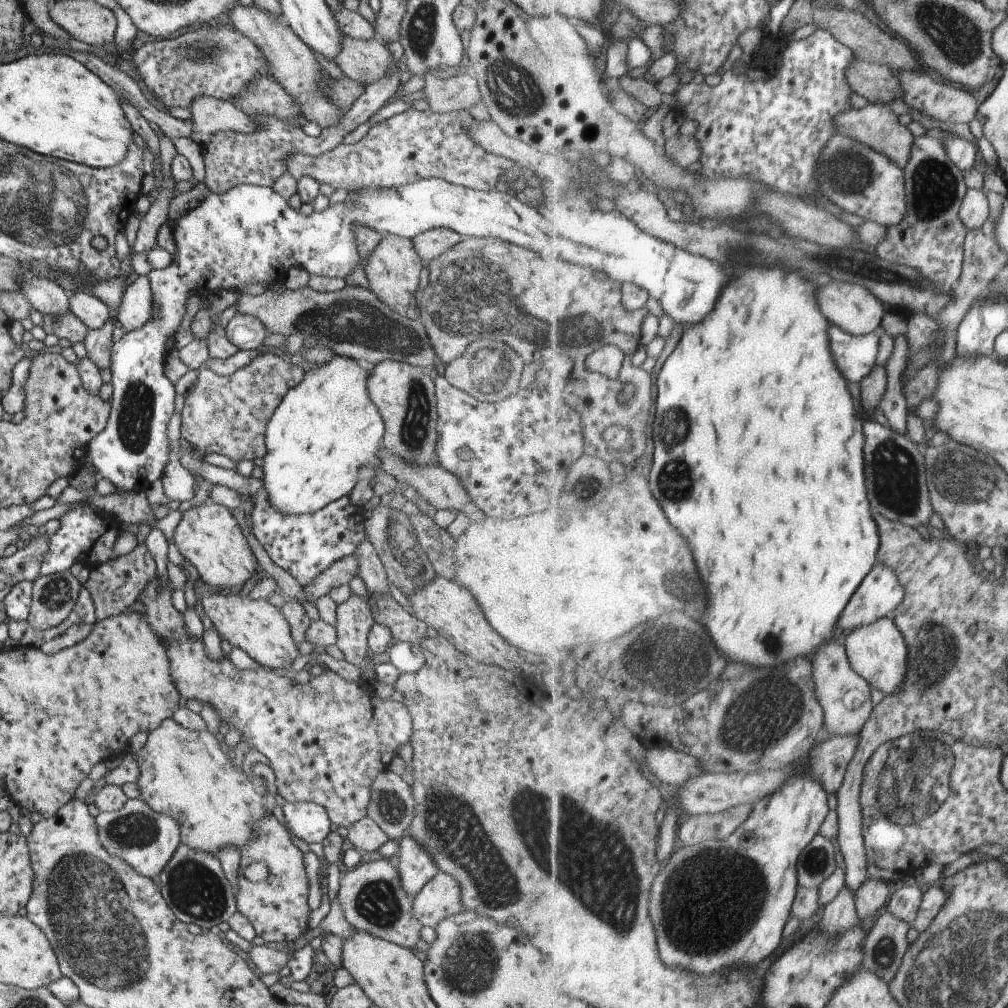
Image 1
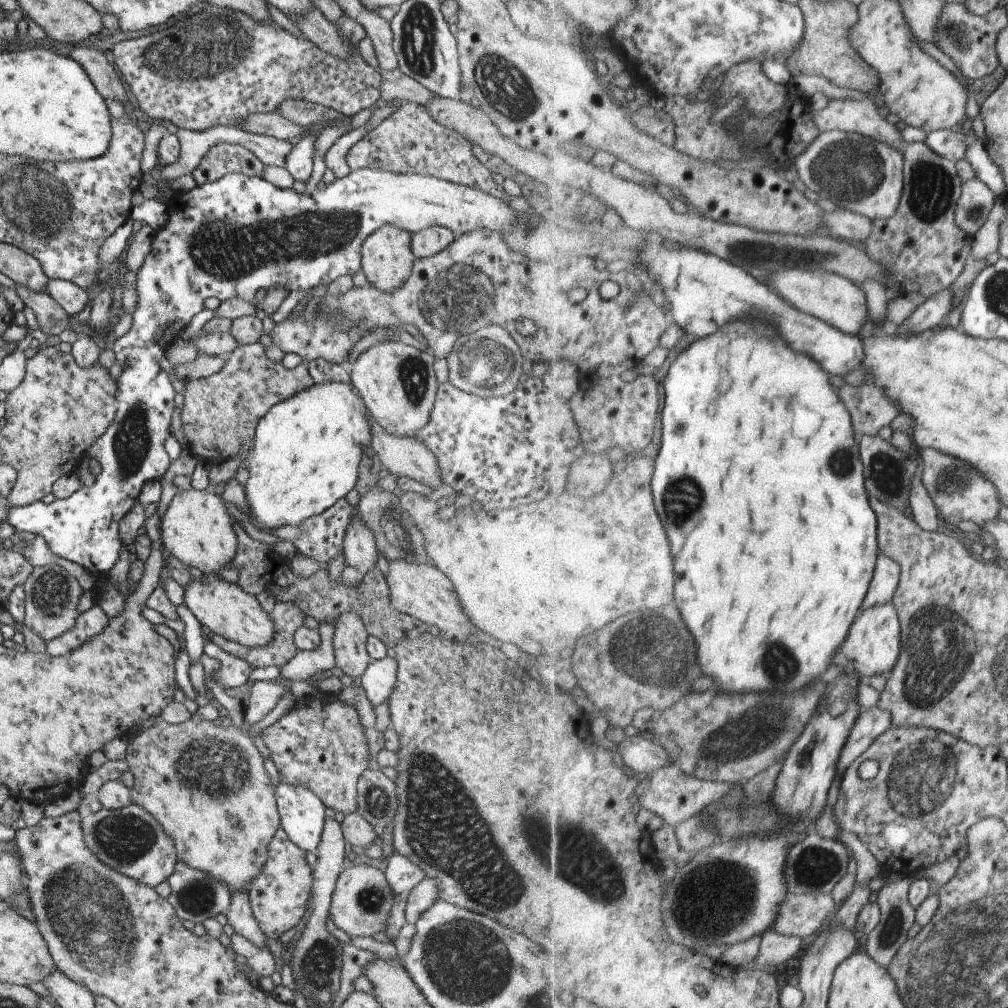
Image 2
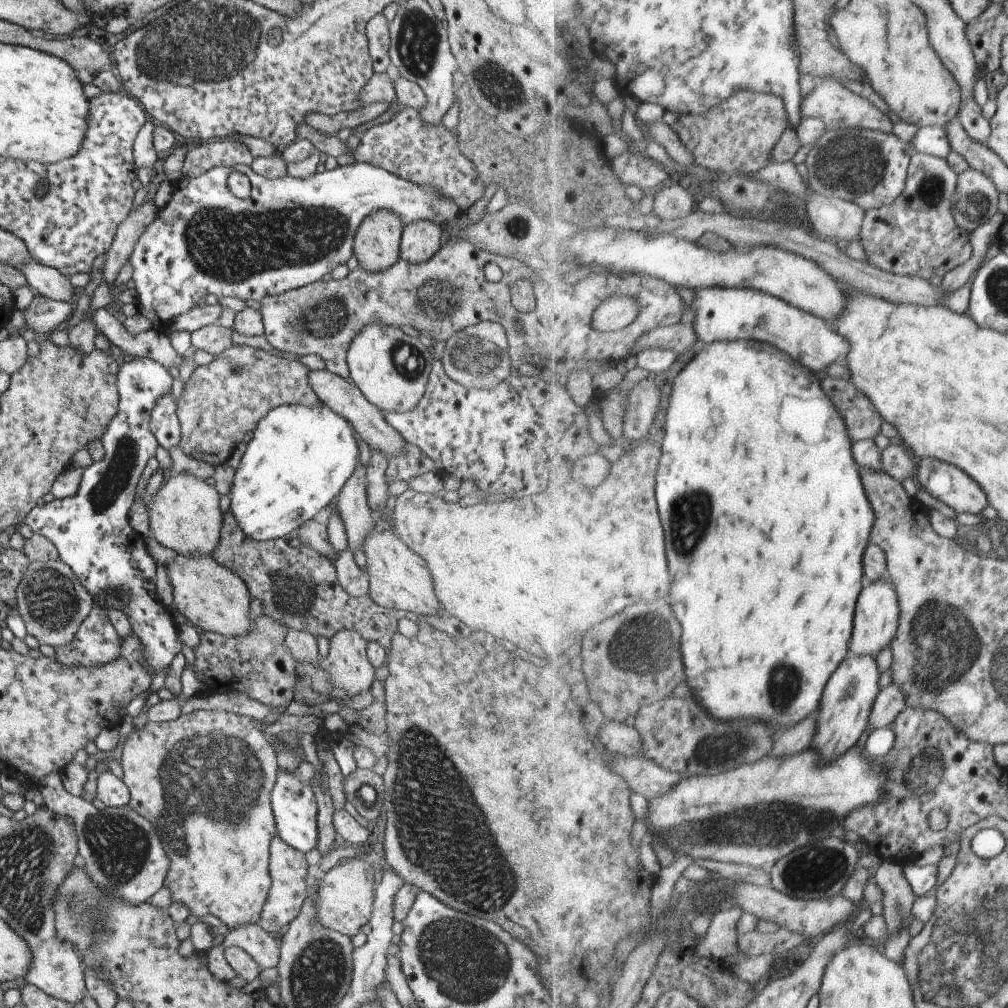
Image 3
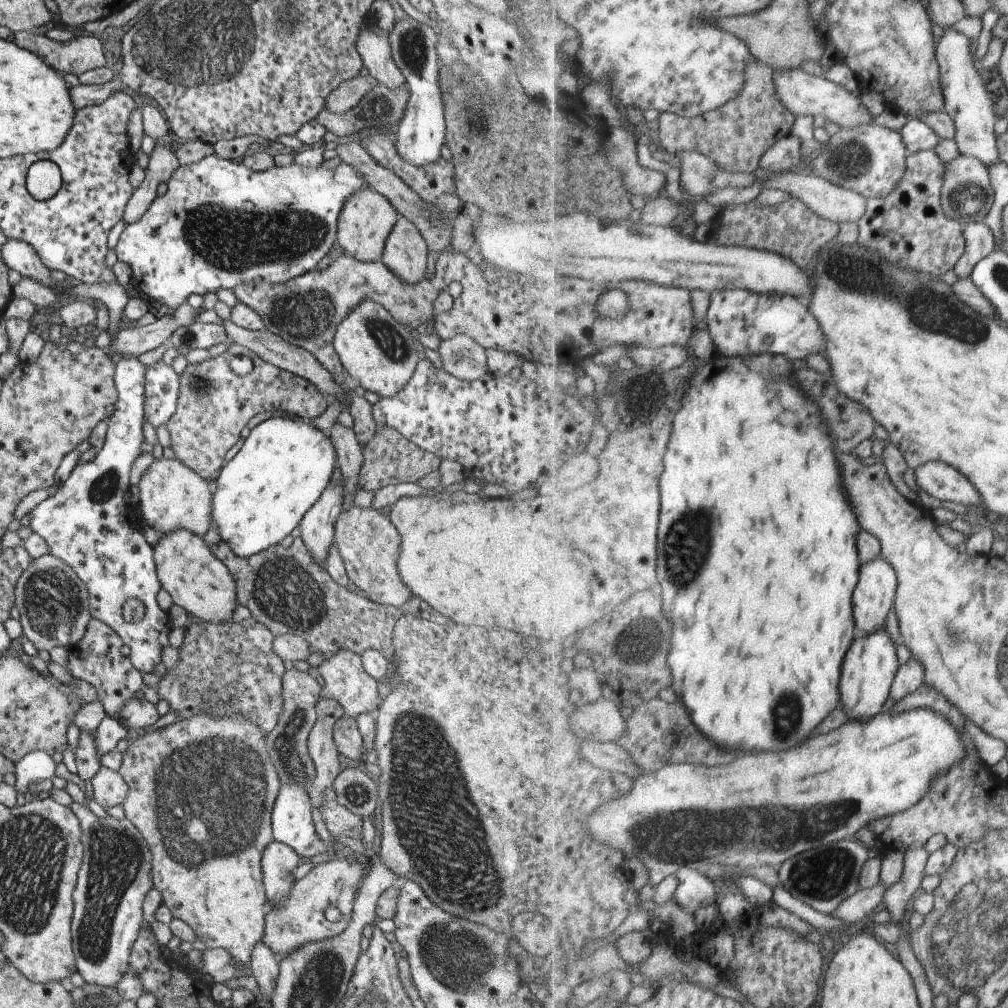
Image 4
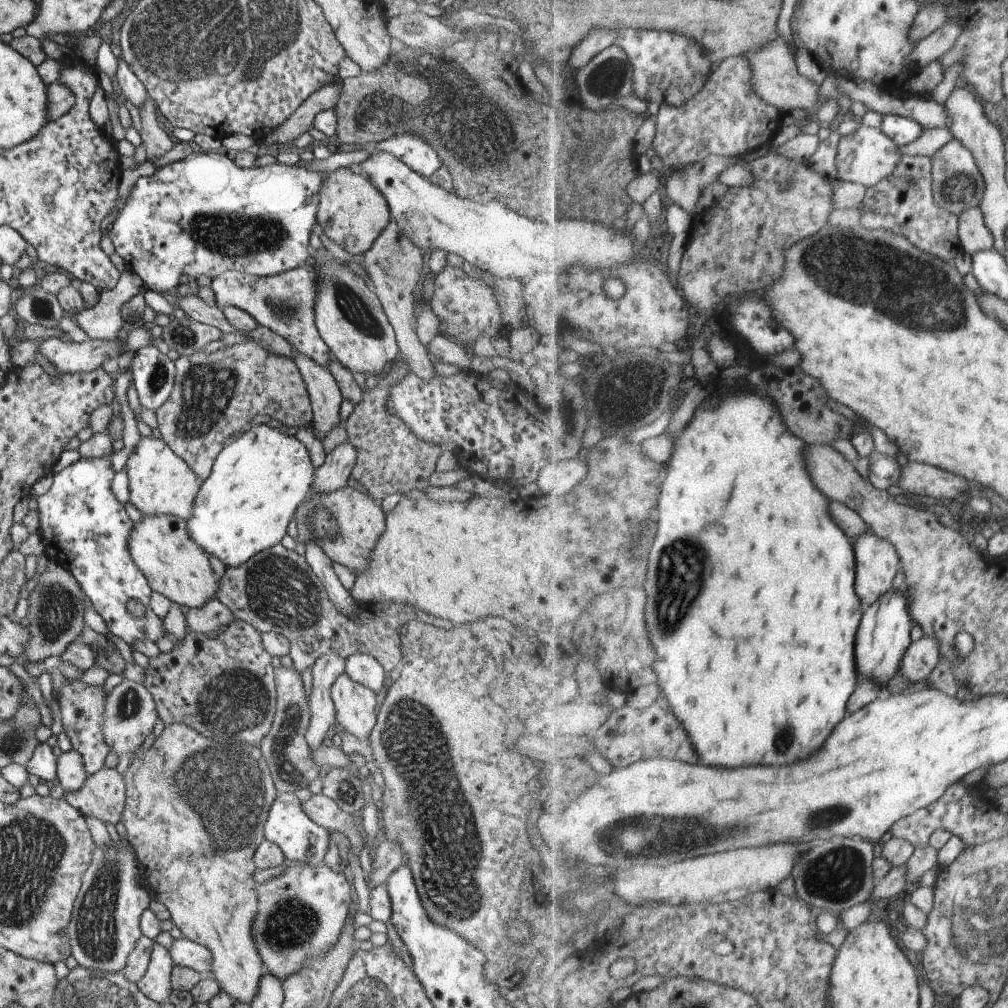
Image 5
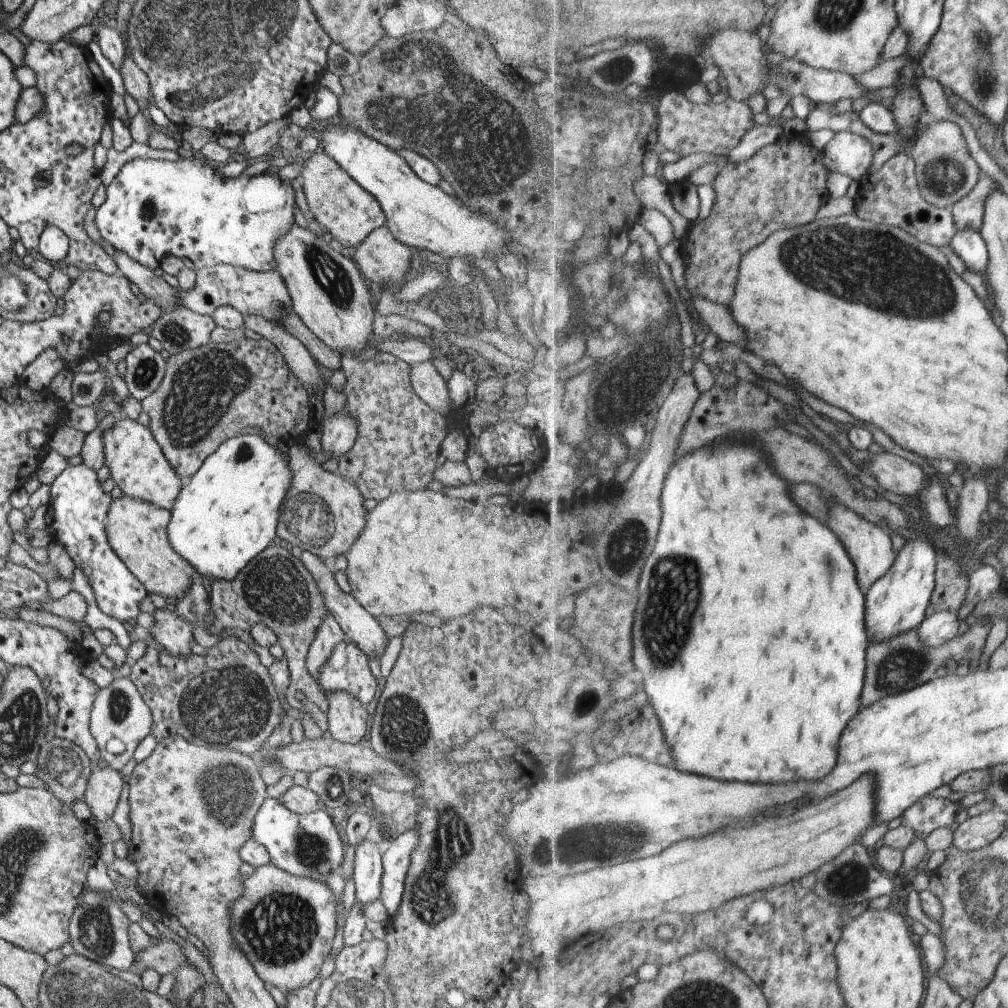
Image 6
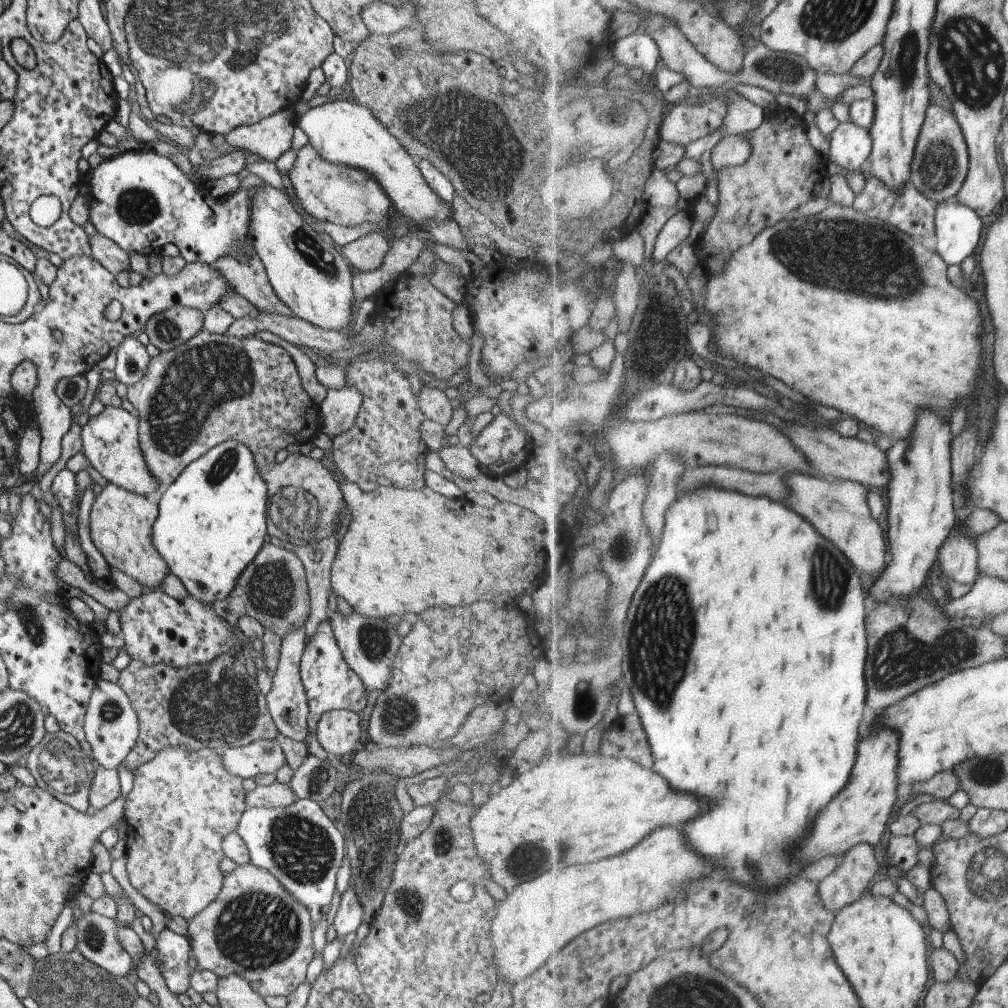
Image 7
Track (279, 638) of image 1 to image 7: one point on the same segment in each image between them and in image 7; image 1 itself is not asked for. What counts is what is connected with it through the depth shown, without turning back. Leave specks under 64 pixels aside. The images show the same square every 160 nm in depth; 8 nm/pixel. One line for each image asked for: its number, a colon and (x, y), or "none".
2: (224, 609)
3: (210, 596)
4: (197, 582)
5: (172, 566)
6: (135, 530)
7: (120, 521)

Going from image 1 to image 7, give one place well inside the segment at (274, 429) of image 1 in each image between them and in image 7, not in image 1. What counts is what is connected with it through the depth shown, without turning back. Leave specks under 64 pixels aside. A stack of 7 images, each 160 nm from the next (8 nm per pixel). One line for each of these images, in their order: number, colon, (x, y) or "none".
2: (305, 451)
3: (298, 458)
4: (260, 495)
5: (256, 481)
6: (225, 514)
7: (210, 523)

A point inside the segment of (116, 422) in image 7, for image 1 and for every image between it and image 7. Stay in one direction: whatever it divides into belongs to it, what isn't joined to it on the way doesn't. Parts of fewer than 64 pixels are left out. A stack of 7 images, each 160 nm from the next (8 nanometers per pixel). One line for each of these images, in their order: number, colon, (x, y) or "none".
1: (207, 537)
2: (196, 528)
3: (184, 515)
4: (171, 496)
5: (159, 483)
6: (135, 464)

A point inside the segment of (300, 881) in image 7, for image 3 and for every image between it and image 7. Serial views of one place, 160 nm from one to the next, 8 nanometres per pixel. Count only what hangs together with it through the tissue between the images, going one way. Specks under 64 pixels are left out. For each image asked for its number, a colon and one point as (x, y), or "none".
3: (293, 804)
4: (290, 818)
5: (301, 841)
6: (307, 844)

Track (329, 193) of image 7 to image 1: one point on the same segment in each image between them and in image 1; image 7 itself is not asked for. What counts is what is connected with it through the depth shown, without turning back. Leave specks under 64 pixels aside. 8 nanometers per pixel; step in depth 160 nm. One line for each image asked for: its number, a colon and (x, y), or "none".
1: (392, 269)
2: (385, 256)
3: (375, 245)
4: (364, 221)
5: (351, 213)
6: (340, 206)

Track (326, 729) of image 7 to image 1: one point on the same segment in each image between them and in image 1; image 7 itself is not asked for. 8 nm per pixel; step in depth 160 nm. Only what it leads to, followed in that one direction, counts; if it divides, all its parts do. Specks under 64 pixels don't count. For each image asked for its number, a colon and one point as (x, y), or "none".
1: (353, 620)
2: (349, 638)
3: (346, 662)
4: (345, 681)
5: (354, 705)
6: (346, 719)

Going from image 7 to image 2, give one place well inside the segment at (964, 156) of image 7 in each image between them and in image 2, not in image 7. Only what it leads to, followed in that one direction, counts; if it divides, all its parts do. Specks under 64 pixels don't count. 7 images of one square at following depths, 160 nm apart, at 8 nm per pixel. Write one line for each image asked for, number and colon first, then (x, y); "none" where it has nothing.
2: (977, 200)
3: (976, 201)
4: (968, 195)
5: (958, 184)
6: (946, 172)

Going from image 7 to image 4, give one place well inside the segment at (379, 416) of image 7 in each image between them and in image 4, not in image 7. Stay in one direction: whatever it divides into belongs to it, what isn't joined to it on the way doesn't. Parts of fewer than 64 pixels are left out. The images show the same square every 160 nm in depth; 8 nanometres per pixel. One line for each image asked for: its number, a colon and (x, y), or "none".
4: (387, 459)
5: (390, 459)
6: (398, 437)

